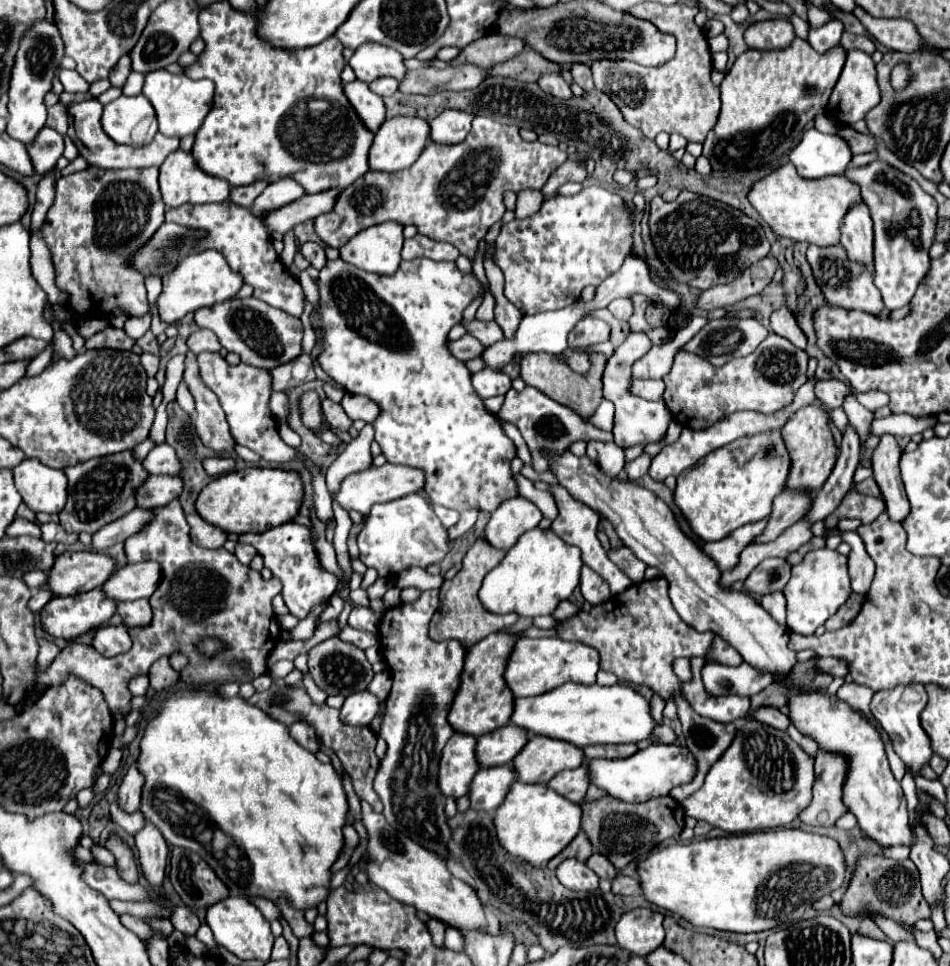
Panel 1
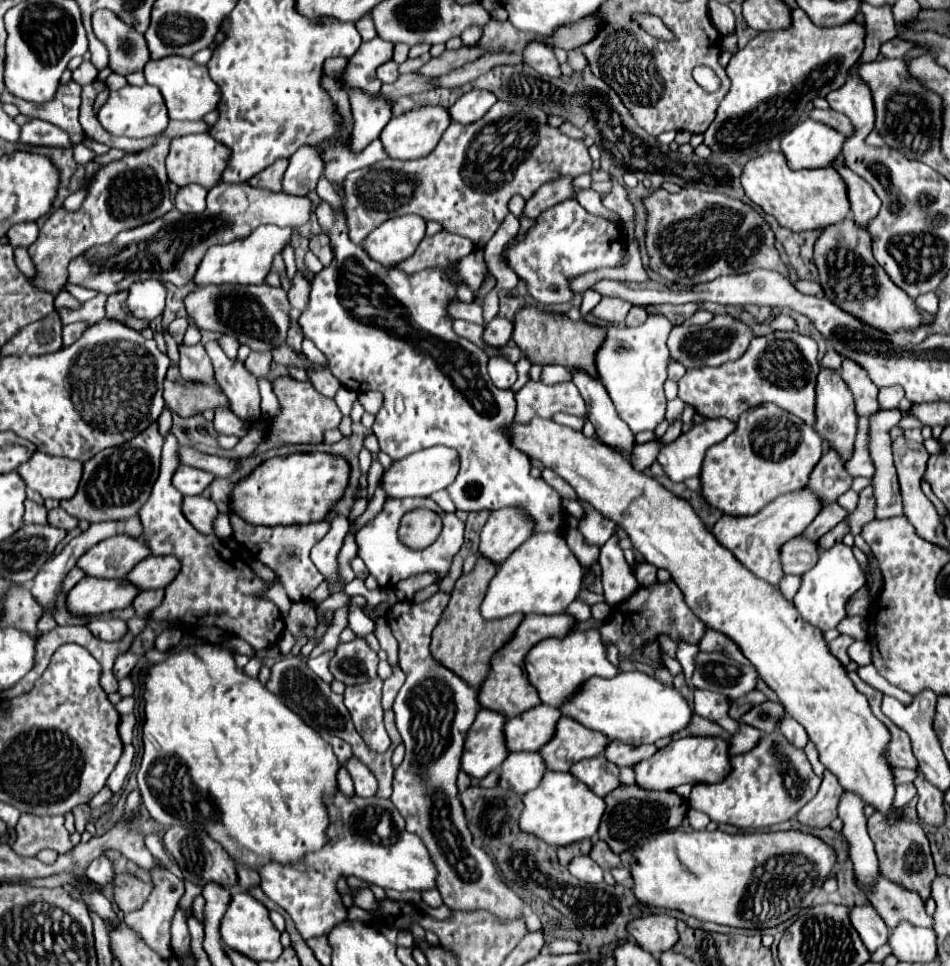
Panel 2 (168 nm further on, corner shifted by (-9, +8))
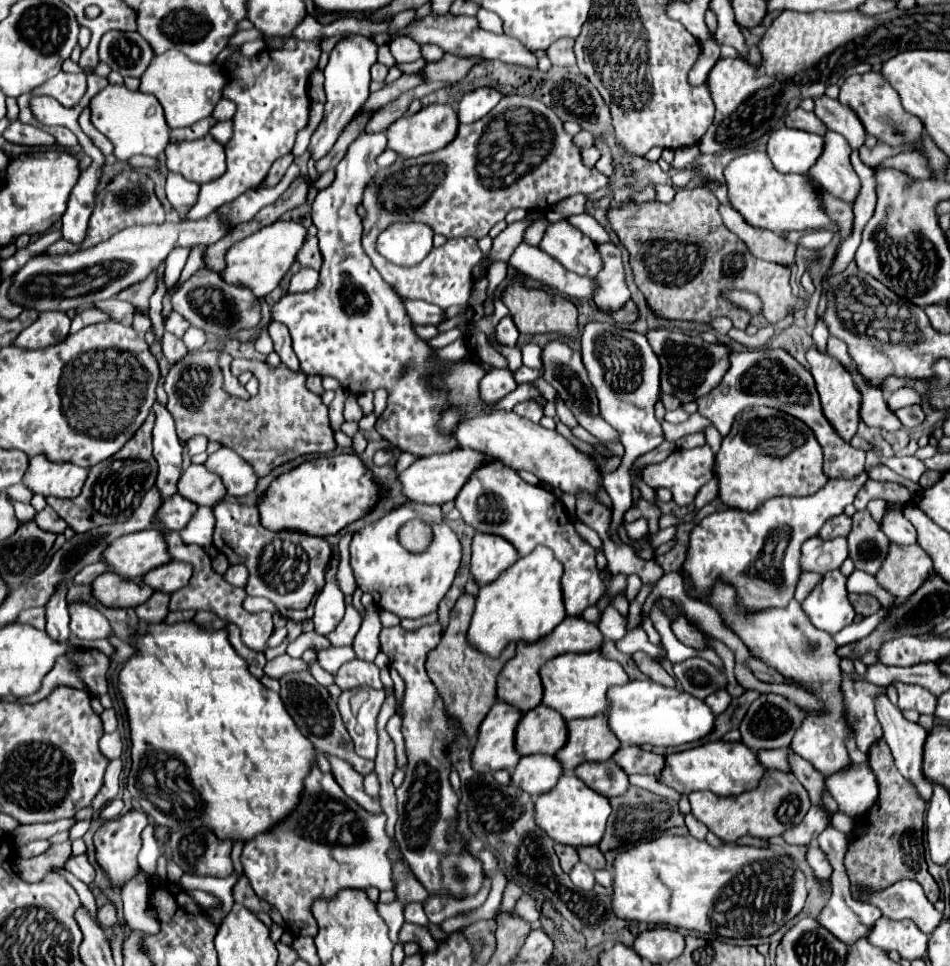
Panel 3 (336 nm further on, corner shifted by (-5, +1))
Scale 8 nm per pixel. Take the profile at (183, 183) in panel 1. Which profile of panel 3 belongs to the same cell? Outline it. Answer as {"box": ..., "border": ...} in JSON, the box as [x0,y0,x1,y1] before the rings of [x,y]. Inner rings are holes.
{"box":[166,136,226,184],"border":[[[212,136],[168,144],[166,168],[196,184],[212,182],[226,172],[224,146]]]}

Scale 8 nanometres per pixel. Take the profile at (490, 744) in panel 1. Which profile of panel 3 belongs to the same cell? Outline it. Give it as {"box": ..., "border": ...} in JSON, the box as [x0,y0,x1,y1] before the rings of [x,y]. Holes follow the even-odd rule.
{"box":[516,706,566,756],"border":[[[536,706],[526,712],[516,728],[516,750],[520,756],[526,754],[548,754],[554,756],[566,742],[566,722],[548,706]]]}

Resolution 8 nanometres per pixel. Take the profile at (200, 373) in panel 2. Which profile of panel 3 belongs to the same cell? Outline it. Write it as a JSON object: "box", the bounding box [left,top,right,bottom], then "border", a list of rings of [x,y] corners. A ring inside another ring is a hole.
{"box":[162,332,188,364],"border":[[[164,332],[164,336],[162,336],[162,352],[170,364],[176,364],[178,360],[182,360],[188,354],[184,342],[168,332]]]}

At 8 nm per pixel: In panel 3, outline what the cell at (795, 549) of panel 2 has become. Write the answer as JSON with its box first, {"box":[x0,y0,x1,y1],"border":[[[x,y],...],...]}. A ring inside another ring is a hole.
{"box":[800,536,848,574],"border":[[[814,536],[814,538],[806,540],[802,546],[800,568],[802,568],[802,572],[826,574],[834,568],[840,568],[846,556],[848,556],[846,538],[822,540],[822,538]]]}

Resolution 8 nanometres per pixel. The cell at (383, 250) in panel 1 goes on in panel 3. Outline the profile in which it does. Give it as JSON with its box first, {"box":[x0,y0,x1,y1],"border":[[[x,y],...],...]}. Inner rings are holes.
{"box":[376,222,432,266],"border":[[[420,222],[390,224],[376,242],[378,254],[398,266],[416,266],[432,250],[432,230]]]}

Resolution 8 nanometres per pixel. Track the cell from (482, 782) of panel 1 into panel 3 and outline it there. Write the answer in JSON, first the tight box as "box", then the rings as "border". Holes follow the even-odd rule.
{"box":[512,756,562,796],"border":[[[522,756],[512,772],[512,784],[520,786],[520,790],[532,796],[538,796],[550,792],[556,786],[560,774],[562,768],[558,766],[558,760],[554,756]]]}

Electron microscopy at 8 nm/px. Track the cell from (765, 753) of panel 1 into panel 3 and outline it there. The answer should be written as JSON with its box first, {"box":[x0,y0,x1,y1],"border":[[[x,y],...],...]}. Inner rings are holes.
{"box":[690,770,812,842],"border":[[[766,770],[754,790],[746,790],[738,796],[716,796],[712,792],[692,792],[690,796],[692,814],[708,826],[724,842],[736,842],[740,836],[772,838],[784,834],[790,826],[796,826],[810,810],[812,802],[806,788],[798,782],[792,772]]]}

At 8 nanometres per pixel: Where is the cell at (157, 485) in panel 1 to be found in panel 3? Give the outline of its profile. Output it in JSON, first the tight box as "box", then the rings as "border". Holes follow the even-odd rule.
{"box":[178,464,226,506],"border":[[[190,464],[180,480],[178,492],[198,506],[214,506],[226,496],[226,488],[218,474],[212,474],[202,464]]]}

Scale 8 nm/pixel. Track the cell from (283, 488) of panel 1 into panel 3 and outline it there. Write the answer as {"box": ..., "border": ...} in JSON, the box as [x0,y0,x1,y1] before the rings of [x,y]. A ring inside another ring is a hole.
{"box":[258,454,376,536],"border":[[[328,454],[284,472],[258,498],[260,524],[268,530],[296,530],[314,536],[336,534],[366,516],[376,502],[376,484],[356,454]]]}

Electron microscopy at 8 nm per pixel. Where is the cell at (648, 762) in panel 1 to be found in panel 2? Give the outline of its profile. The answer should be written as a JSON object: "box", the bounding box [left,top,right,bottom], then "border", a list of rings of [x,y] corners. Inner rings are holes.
{"box":[634,737,730,789],"border":[[[686,737],[672,741],[664,749],[658,749],[654,757],[634,767],[636,783],[644,789],[674,789],[682,783],[720,783],[730,773],[728,749],[730,743],[722,737]]]}

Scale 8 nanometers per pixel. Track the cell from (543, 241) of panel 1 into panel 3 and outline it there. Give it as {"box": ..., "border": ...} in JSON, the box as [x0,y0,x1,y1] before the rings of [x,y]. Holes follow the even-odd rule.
{"box":[538,220,602,278],"border":[[[568,220],[550,222],[538,248],[574,274],[594,278],[602,270],[602,258],[596,244]]]}

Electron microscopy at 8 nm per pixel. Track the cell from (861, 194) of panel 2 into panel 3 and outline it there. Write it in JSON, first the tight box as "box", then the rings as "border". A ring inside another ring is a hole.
{"box":[810,132,860,204],"border":[[[828,132],[824,136],[826,150],[818,158],[818,162],[810,168],[810,176],[826,188],[832,196],[854,204],[860,194],[860,178],[856,176],[850,164],[850,146],[848,142],[836,134]]]}

